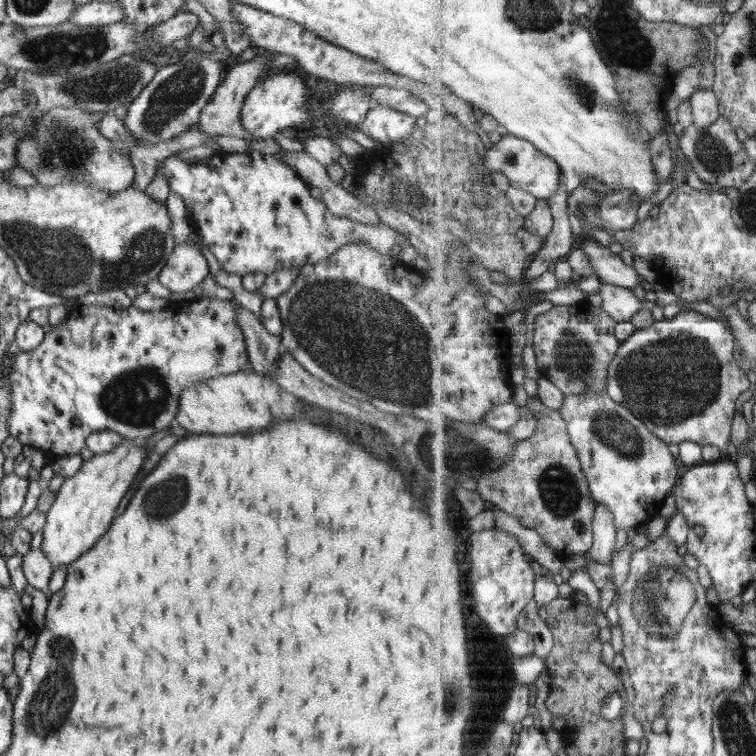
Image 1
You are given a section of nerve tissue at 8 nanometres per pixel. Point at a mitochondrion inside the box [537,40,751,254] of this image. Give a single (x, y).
(713, 154)

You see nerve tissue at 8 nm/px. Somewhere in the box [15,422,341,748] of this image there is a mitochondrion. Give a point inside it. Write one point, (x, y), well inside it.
(44, 717)

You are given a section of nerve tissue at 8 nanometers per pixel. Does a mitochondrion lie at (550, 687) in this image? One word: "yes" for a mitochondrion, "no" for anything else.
no

